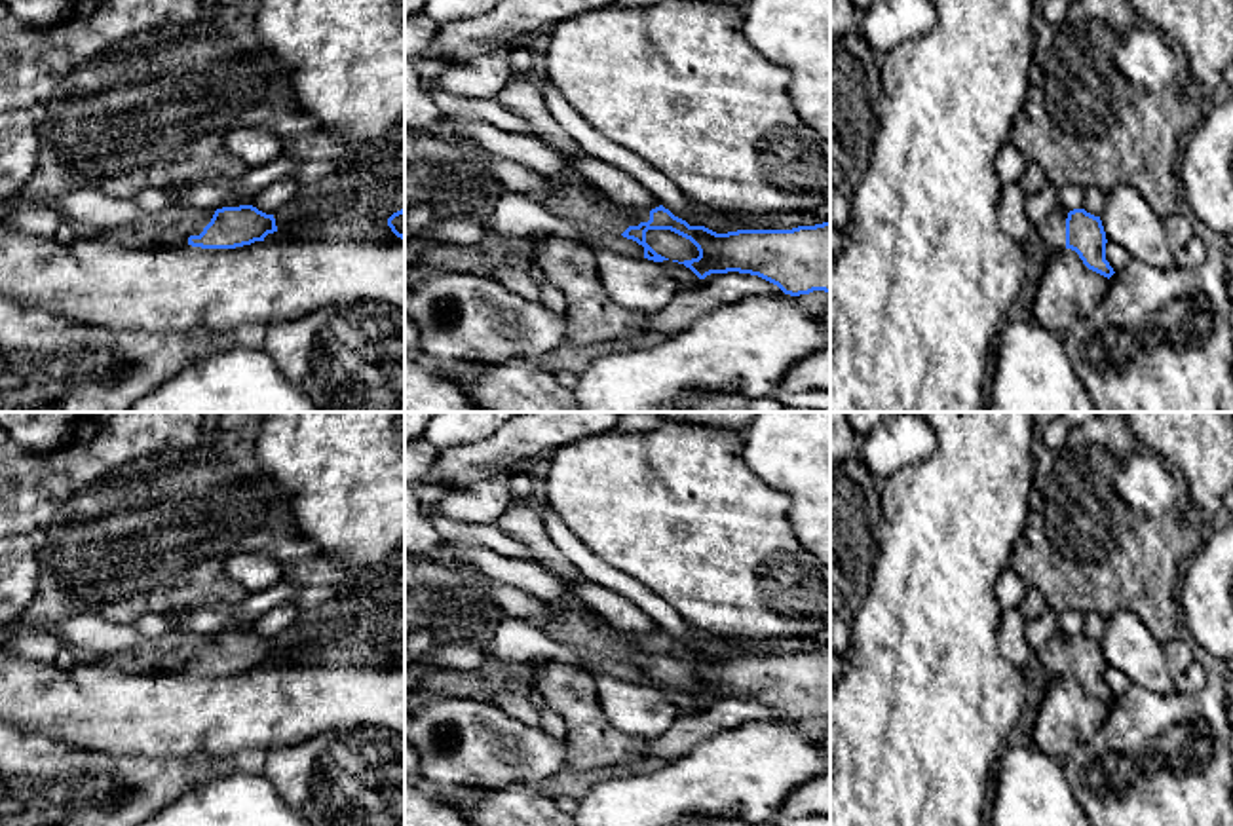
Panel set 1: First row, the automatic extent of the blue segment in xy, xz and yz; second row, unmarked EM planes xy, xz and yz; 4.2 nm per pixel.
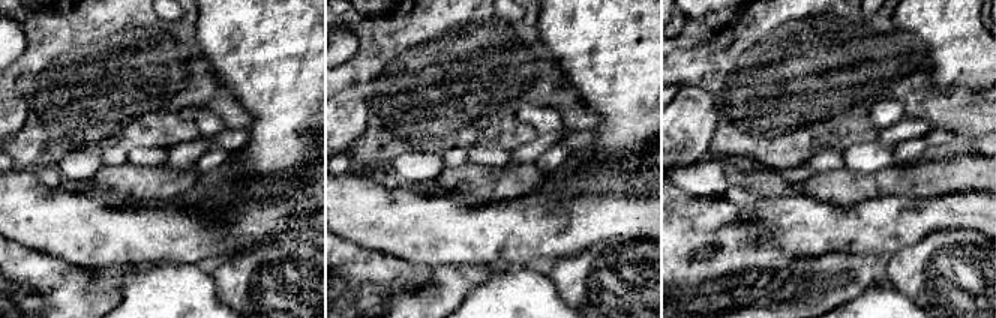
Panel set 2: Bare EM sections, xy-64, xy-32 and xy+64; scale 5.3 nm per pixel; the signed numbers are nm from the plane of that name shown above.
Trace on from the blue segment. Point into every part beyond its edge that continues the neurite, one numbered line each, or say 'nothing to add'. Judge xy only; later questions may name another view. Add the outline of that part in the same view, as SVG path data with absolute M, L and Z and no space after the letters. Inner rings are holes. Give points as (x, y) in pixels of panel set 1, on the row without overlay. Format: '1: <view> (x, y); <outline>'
1: xy (170, 654); M186 630L158 638L144 638L125 653L125 663L144 674L182 674L190 661L199 661L217 634L196 634Z

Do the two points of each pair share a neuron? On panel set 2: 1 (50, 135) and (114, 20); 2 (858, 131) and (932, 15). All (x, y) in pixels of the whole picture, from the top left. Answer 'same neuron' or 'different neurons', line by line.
1: same neuron
2: different neurons

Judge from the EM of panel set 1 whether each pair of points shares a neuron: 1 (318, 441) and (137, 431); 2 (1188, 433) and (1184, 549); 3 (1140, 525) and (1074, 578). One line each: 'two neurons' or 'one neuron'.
1: two neurons
2: two neurons
3: one neuron

